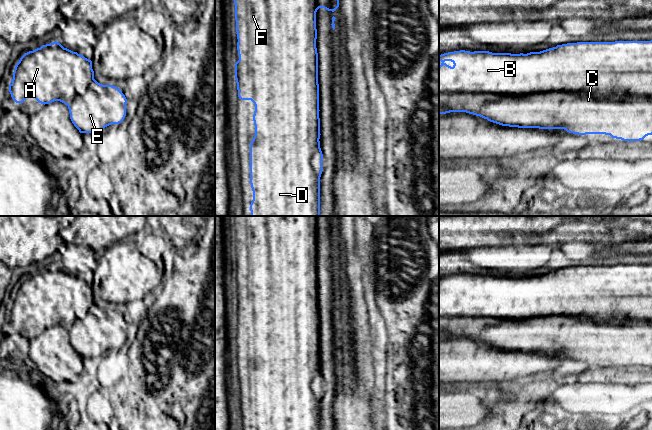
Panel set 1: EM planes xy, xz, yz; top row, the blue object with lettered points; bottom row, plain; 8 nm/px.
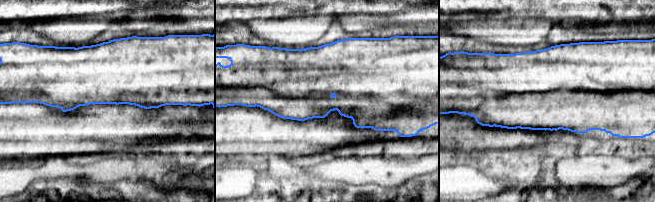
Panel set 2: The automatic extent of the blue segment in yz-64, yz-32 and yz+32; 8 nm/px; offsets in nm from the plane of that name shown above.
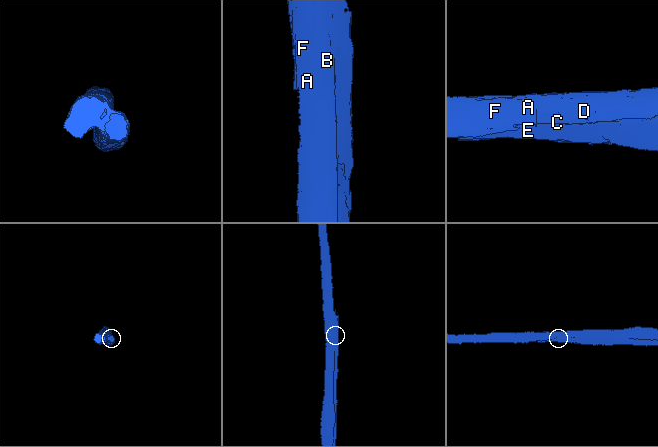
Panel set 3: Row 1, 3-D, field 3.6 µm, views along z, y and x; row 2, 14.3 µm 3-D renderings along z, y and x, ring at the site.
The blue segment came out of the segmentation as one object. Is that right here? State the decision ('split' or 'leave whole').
split

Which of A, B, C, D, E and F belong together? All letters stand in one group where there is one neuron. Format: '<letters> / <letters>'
A B D F / C E

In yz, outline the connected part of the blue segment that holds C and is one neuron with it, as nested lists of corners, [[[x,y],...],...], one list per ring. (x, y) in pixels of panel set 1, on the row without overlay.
[[[528,297],[523,306],[512,310],[495,310],[492,312],[480,312],[476,315],[450,316],[439,318],[439,334],[452,332],[454,335],[462,335],[487,343],[490,346],[509,351],[539,352],[539,353],[564,353],[569,357],[605,358],[623,365],[640,365],[646,360],[652,359],[652,322],[626,321],[622,324],[616,322],[601,322],[596,320],[580,321],[577,316],[585,311],[585,306],[577,300],[572,300],[566,307],[556,308],[538,307],[529,308],[533,299]]]

